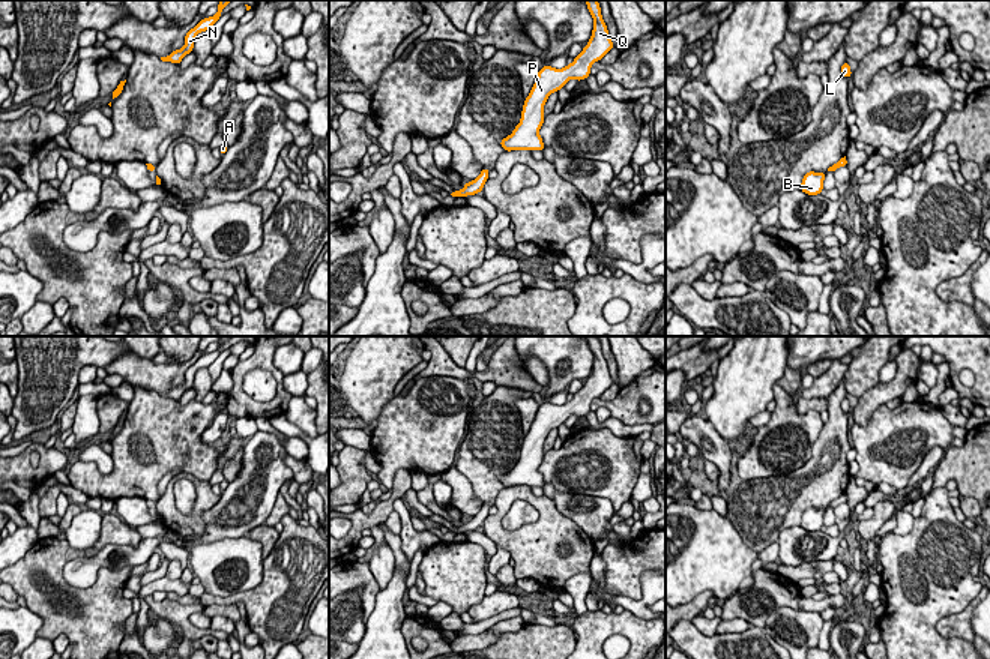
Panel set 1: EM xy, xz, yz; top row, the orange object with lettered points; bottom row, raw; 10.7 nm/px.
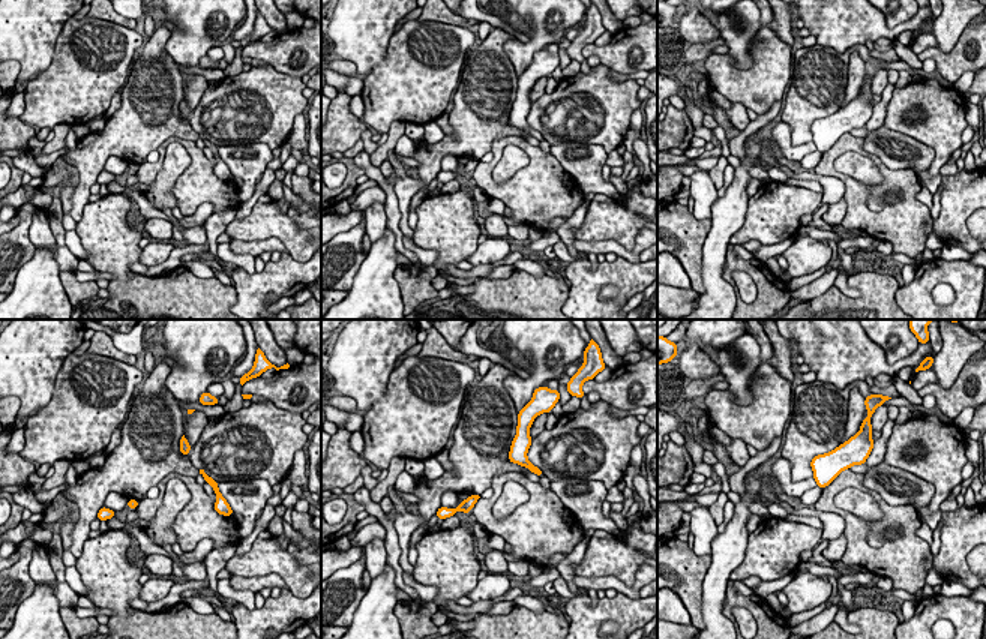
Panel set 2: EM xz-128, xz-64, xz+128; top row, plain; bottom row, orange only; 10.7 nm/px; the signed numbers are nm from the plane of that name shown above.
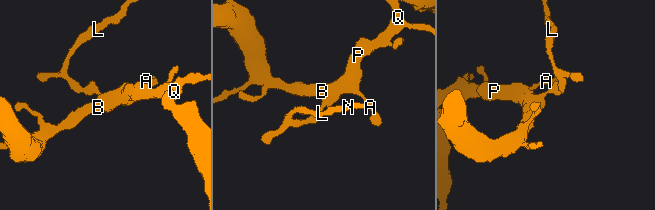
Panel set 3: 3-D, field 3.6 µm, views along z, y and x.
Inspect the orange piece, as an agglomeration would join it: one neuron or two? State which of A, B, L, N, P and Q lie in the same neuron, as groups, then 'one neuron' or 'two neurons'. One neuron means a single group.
groups A B L N P Q; one neuron

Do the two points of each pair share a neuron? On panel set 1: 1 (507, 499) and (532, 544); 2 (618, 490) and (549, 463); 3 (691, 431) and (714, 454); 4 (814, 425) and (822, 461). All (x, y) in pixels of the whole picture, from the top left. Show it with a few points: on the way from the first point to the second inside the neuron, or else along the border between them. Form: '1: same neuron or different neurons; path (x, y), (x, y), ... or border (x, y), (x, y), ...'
1: same neuron; path (501, 514), (498, 527), (517, 542)
2: same neuron; path (618, 466), (598, 445), (573, 446)
3: same neuron; path (700, 431), (715, 445)
4: different neurons; border (825, 424), (811, 455), (798, 467)

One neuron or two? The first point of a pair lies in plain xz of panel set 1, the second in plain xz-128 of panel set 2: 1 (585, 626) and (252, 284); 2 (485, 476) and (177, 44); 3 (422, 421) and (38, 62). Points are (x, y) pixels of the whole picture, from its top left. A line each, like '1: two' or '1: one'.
1: one
2: two
3: two

